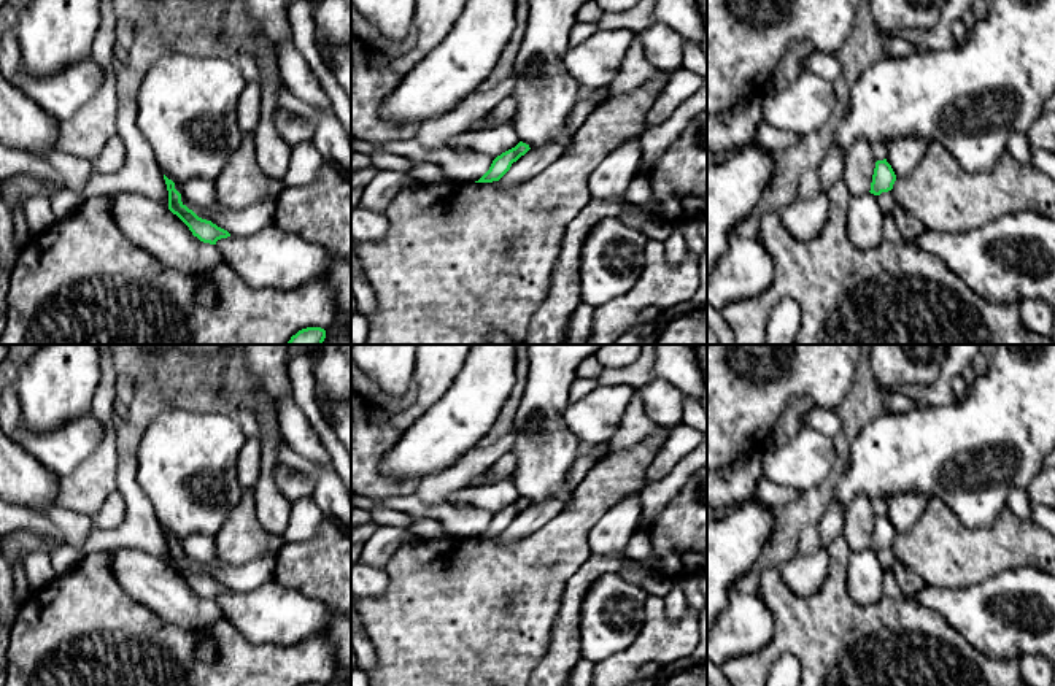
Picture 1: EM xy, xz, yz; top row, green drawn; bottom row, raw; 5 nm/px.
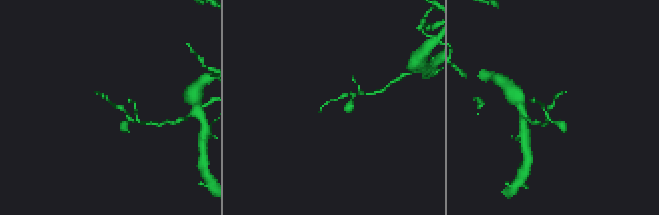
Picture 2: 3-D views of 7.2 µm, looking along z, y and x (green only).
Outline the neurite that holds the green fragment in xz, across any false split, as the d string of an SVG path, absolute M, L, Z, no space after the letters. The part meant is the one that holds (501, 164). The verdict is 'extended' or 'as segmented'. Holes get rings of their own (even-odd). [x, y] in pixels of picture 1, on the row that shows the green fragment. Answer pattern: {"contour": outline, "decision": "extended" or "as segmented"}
{"contour": "M520 141L515 148L497 156L489 170L475 183L493 183L499 181L521 156L529 151L529 145Z", "decision": "as segmented"}

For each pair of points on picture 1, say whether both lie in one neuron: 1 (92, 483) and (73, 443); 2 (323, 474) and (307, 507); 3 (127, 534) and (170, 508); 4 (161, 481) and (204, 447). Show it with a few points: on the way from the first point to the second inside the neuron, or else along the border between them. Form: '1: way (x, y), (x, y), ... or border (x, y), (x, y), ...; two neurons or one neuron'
1: border (104, 431), (96, 451), (75, 470), (61, 477); two neurons
2: border (312, 497), (324, 516); two neurons
3: border (139, 483), (164, 529); two neurons
4: way (172, 470), (181, 467), (193, 456); one neuron

